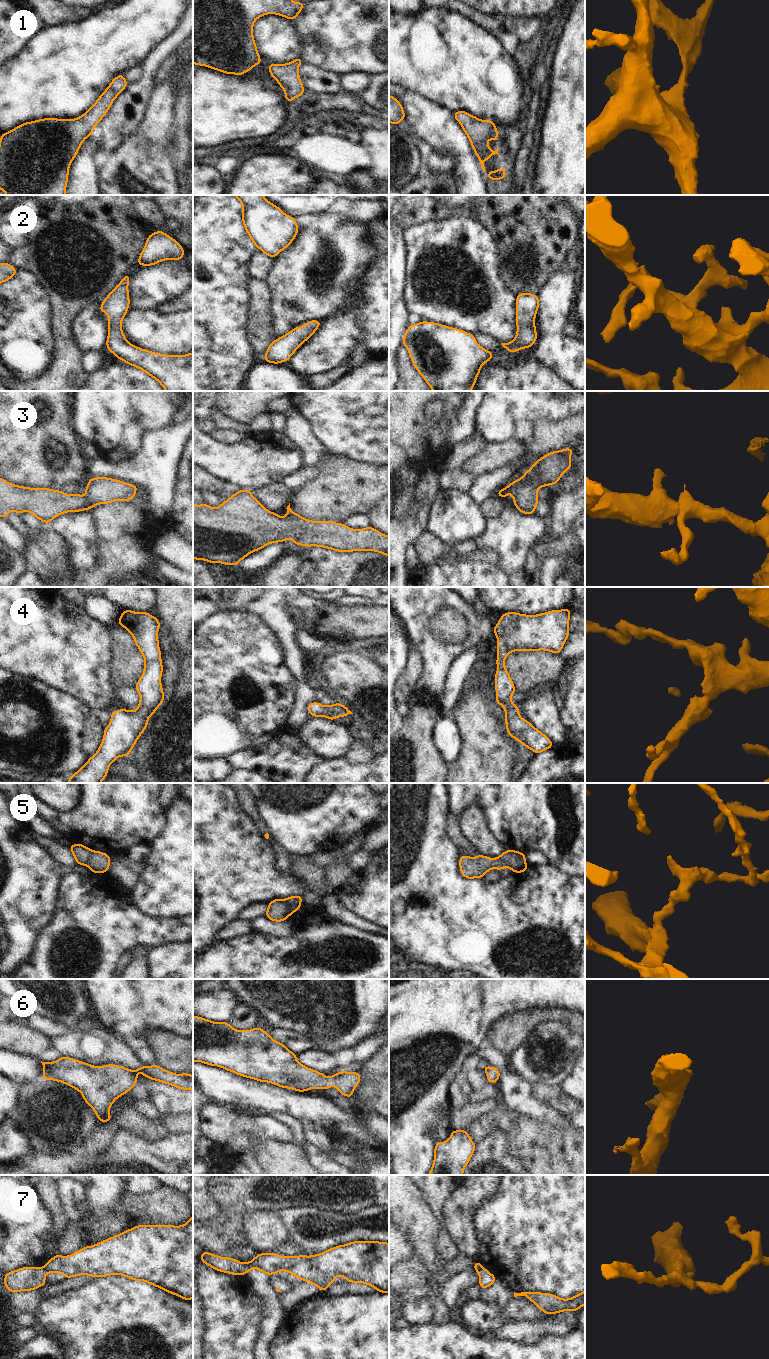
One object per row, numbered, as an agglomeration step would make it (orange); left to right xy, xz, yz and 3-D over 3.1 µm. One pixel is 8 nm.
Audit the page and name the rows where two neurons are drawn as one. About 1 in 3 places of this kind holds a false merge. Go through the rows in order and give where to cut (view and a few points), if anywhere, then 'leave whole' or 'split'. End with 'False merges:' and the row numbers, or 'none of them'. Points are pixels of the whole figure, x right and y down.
1: no cut; leave whole
2: no cut; leave whole
3: no cut; leave whole
4: no cut; leave whole
5: cut in xy along (93, 850), (87, 865); split
6: no cut; leave whole
7: cut in xz along (242, 1263), (247, 1272); split
False merges: 5, 7

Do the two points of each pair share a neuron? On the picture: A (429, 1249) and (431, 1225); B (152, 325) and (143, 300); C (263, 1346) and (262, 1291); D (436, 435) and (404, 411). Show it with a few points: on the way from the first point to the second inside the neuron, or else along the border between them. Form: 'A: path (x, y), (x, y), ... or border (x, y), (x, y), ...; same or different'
A: path (429, 1243), (429, 1231); same
B: border (155, 309), (131, 309), (128, 312); different
C: path (267, 1332), (269, 1328), (269, 1305); same
D: path (427, 434), (423, 434), (409, 420); same

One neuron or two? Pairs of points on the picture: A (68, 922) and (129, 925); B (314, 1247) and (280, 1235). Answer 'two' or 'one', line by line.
A: one
B: two

